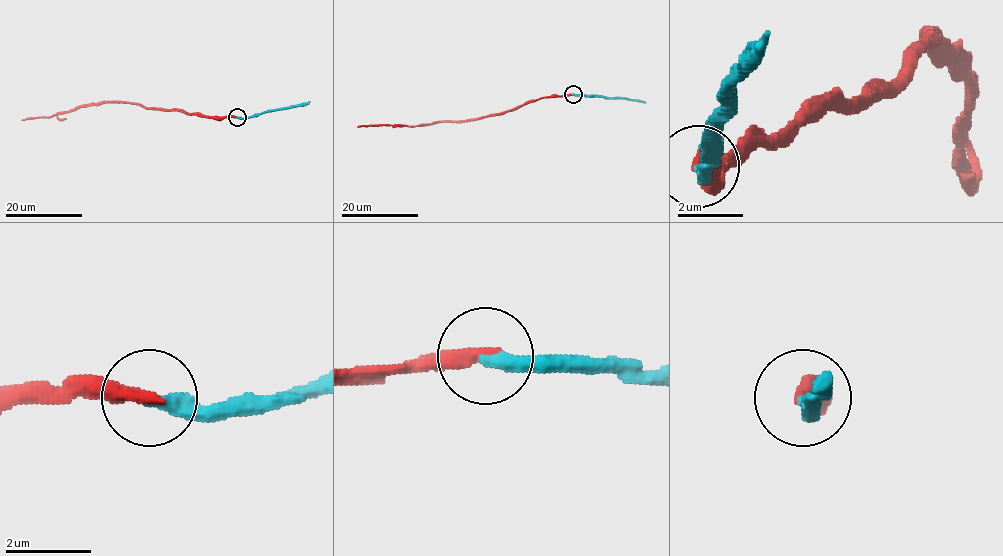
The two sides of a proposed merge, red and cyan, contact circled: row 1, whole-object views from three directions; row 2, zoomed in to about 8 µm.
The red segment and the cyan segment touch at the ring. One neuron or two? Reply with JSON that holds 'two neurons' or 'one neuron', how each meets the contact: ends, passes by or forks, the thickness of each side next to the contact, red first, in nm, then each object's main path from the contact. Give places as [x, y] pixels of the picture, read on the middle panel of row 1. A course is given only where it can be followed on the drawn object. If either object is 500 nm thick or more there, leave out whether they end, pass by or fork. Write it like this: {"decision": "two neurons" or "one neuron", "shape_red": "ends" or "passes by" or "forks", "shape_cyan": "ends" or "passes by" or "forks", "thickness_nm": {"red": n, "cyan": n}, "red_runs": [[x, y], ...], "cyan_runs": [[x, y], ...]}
{"decision": "one neuron", "shape_red": "ends", "shape_cyan": "ends", "thickness_nm": {"red": 360, "cyan": 340}, "red_runs": [[573, 94], [540, 97], [466, 121], [357, 127]], "cyan_runs": [[573, 94], [646, 102]]}

